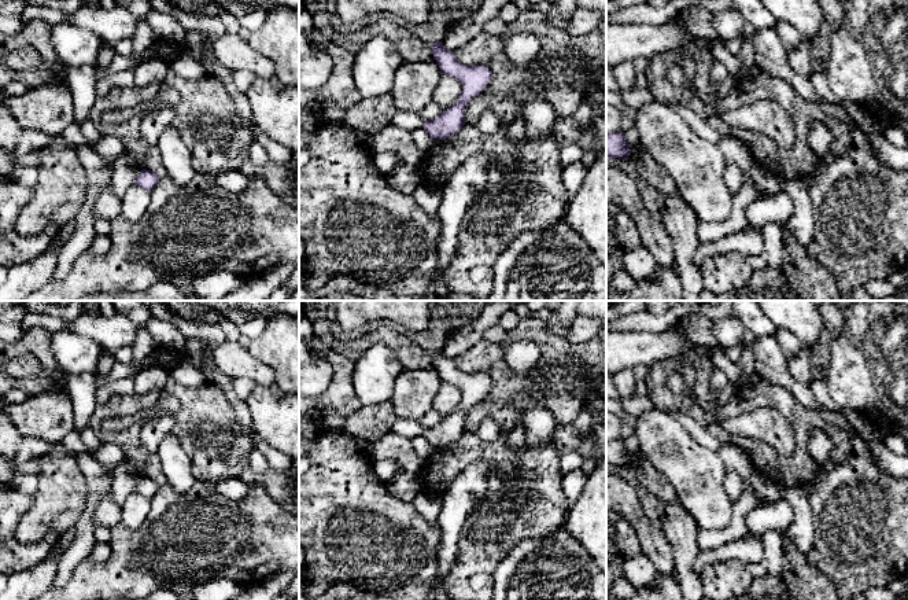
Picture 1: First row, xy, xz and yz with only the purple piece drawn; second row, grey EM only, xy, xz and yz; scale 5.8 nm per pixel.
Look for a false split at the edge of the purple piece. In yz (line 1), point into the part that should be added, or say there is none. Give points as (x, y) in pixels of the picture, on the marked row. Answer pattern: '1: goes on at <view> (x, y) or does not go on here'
1: does not go on here

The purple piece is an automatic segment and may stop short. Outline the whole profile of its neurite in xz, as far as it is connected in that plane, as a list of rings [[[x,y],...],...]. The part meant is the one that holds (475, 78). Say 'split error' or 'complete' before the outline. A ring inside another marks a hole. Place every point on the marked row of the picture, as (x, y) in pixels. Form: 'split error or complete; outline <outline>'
split error; outline [[[442,41],[431,44],[431,48],[443,76],[454,77],[462,84],[458,102],[431,121],[424,121],[417,113],[396,110],[392,124],[407,132],[424,128],[432,139],[439,141],[453,137],[464,126],[466,104],[490,84],[492,74],[486,66],[459,63]]]

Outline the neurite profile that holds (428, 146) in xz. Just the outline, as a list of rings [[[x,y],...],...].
[[[417,128],[411,130],[410,135],[418,150],[425,157],[438,155],[440,152],[440,148],[438,147],[438,141],[432,139],[424,128]]]

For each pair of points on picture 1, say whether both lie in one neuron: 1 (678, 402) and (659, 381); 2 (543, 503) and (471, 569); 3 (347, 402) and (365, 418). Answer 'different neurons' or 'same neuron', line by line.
1: same neuron
2: same neuron
3: different neurons

